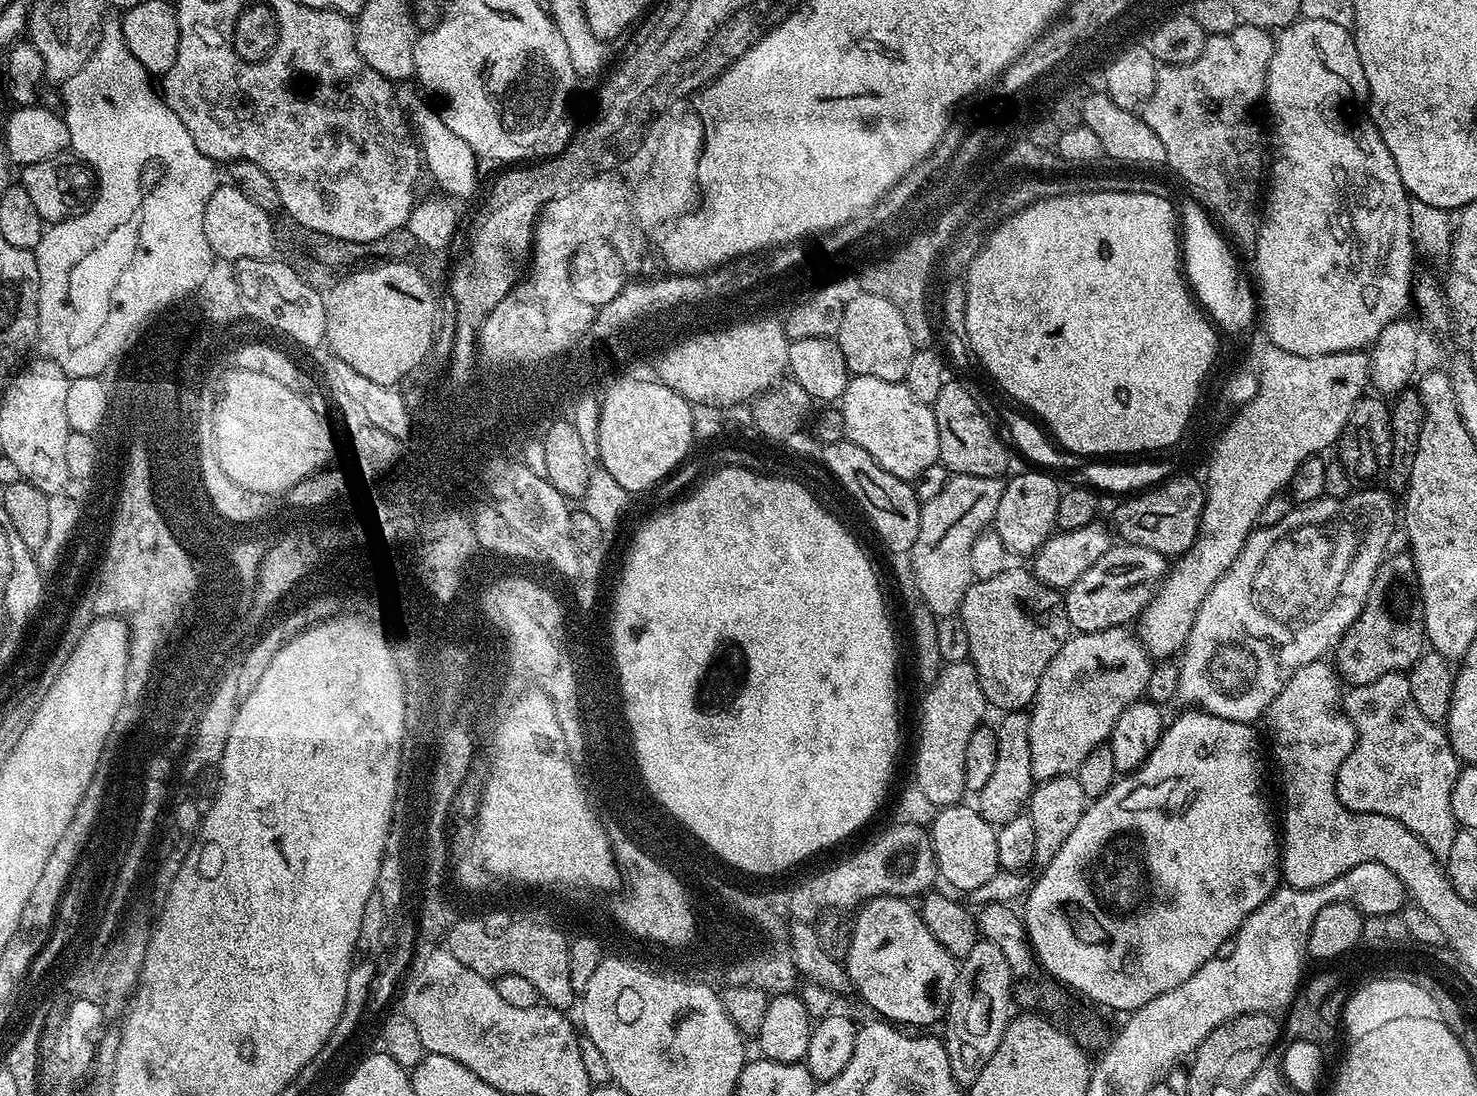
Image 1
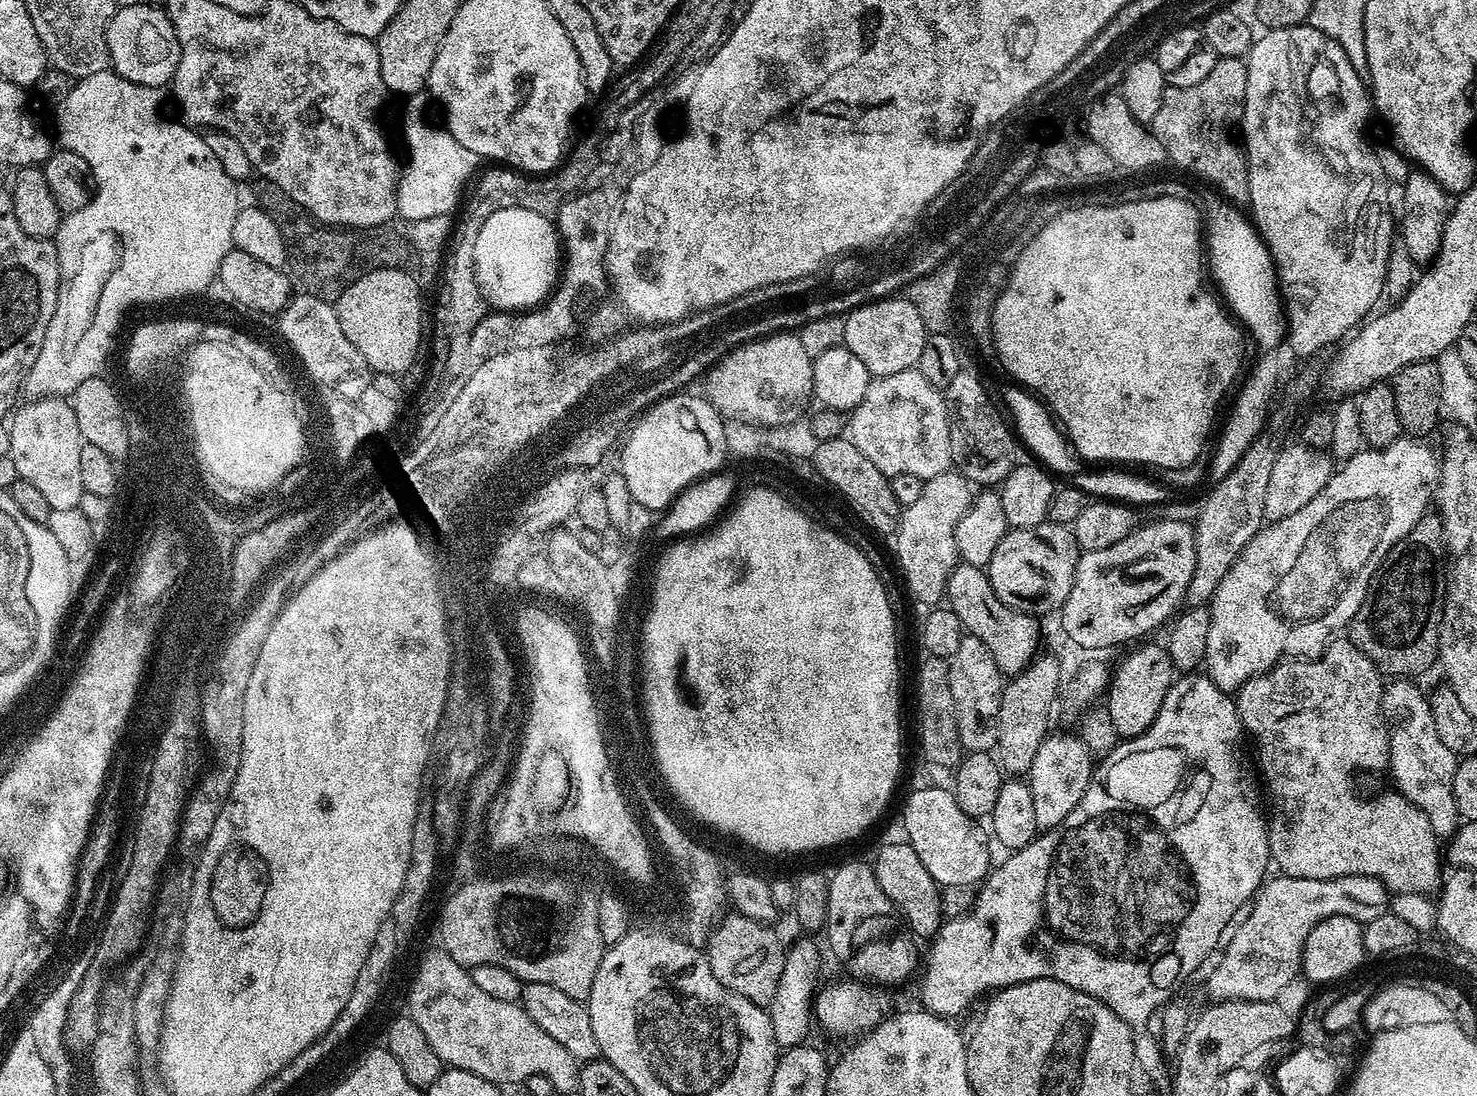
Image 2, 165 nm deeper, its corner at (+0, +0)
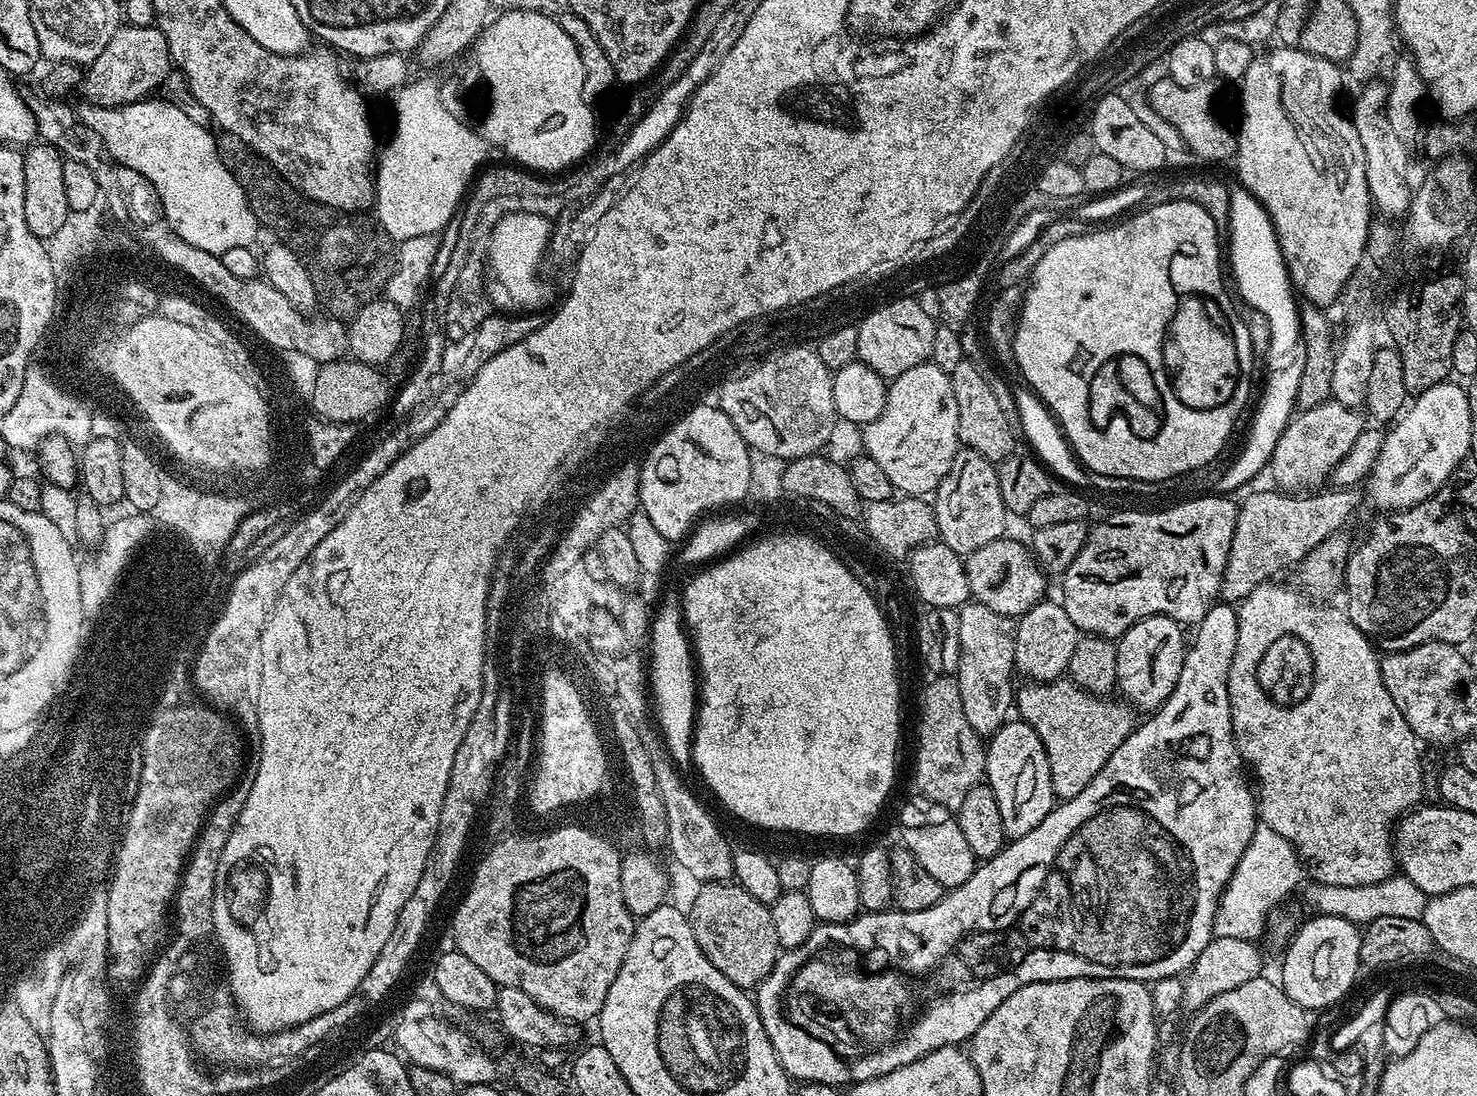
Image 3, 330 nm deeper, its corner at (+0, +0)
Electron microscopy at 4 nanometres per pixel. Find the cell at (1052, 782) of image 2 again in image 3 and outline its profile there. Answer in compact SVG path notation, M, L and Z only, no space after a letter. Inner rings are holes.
M1071 678L1024 682L1014 692L1014 708L1019 719L1024 720L1042 738L1042 746L1050 762L1052 795L1063 802L1082 794L1086 786L1106 766L1110 754L1138 723L1137 709L1123 699L1105 698L1084 692Z

